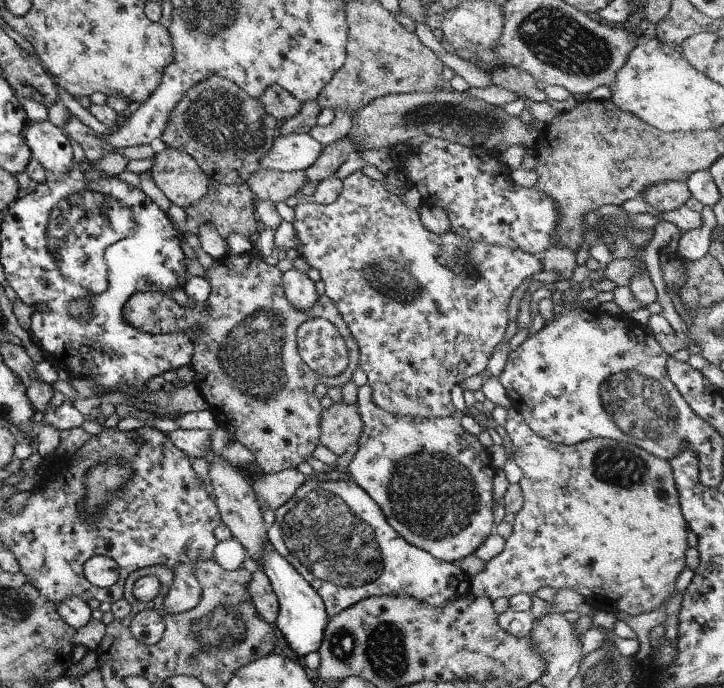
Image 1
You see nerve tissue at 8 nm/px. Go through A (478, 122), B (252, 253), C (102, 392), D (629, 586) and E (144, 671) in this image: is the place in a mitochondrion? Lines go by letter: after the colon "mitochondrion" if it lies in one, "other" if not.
A: mitochondrion
B: other
C: other
D: other
E: other

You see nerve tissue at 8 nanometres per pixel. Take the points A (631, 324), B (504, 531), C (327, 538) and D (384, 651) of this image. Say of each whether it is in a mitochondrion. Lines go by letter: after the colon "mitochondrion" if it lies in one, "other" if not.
A: other
B: other
C: mitochondrion
D: mitochondrion

